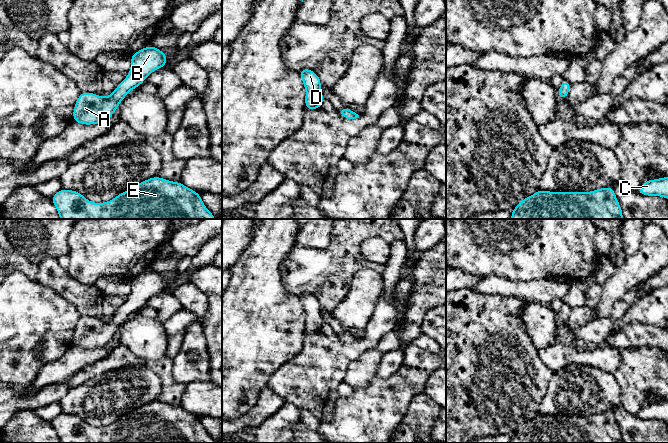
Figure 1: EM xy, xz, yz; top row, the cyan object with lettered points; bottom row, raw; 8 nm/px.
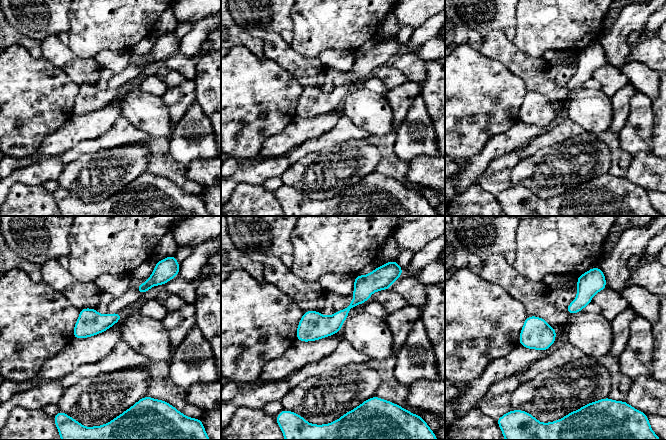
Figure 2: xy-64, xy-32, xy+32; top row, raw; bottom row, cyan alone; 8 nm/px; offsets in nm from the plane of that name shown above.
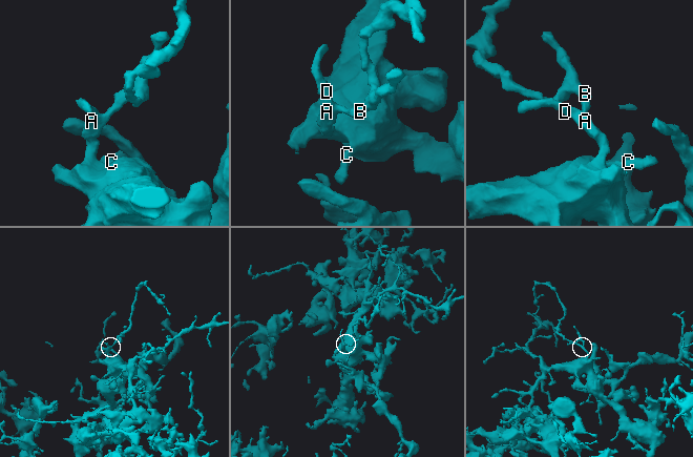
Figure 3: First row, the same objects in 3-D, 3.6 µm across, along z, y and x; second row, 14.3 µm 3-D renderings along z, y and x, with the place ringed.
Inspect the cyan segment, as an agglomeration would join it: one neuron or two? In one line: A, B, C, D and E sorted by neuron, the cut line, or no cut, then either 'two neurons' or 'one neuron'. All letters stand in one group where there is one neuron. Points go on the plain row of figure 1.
groups A B C D E; cut none; one neuron

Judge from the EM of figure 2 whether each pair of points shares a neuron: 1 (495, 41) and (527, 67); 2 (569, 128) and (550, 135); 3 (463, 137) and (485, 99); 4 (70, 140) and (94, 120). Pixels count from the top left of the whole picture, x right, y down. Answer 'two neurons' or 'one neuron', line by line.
1: one neuron
2: one neuron
3: one neuron
4: one neuron

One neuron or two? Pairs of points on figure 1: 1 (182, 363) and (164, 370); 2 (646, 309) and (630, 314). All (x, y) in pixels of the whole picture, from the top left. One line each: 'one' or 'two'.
1: two
2: one

